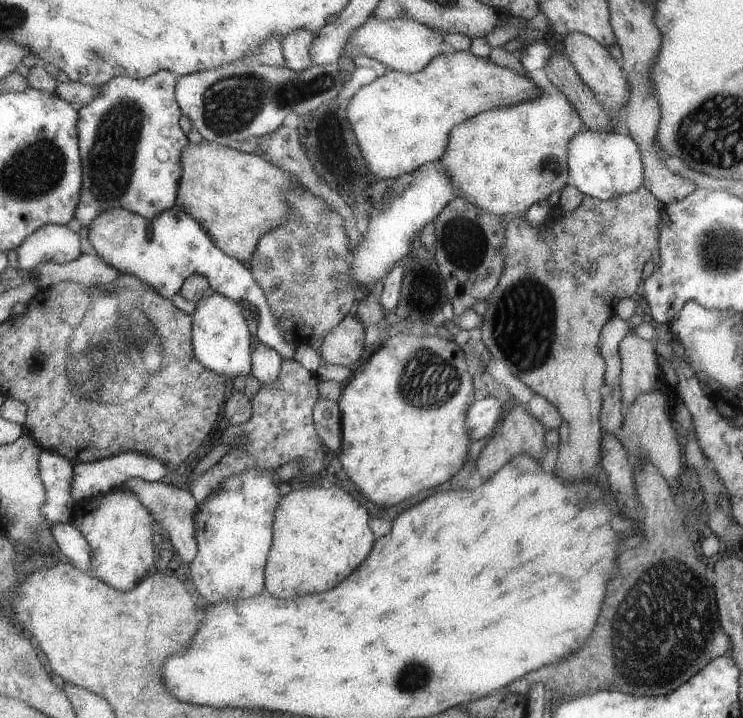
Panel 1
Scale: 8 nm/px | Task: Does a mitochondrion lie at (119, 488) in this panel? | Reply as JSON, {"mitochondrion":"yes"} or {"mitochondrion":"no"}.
{"mitochondrion":"no"}

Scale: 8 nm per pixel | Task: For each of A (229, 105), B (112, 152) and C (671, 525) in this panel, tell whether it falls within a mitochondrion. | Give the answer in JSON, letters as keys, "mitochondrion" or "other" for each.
{"A":"mitochondrion","B":"mitochondrion","C":"other"}

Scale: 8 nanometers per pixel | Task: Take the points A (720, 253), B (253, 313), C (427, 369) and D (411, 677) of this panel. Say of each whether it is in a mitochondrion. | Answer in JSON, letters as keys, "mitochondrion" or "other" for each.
{"A":"mitochondrion","B":"other","C":"mitochondrion","D":"mitochondrion"}

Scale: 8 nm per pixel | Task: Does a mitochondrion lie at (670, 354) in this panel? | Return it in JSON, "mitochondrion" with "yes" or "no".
{"mitochondrion":"no"}

